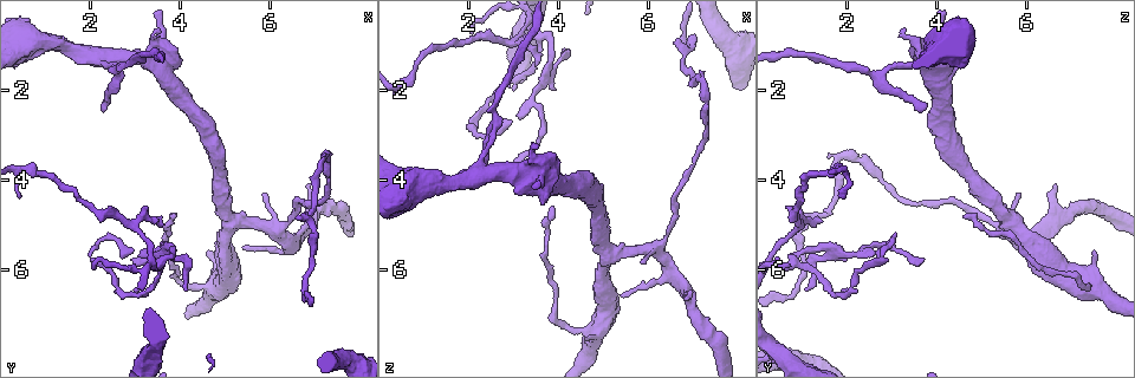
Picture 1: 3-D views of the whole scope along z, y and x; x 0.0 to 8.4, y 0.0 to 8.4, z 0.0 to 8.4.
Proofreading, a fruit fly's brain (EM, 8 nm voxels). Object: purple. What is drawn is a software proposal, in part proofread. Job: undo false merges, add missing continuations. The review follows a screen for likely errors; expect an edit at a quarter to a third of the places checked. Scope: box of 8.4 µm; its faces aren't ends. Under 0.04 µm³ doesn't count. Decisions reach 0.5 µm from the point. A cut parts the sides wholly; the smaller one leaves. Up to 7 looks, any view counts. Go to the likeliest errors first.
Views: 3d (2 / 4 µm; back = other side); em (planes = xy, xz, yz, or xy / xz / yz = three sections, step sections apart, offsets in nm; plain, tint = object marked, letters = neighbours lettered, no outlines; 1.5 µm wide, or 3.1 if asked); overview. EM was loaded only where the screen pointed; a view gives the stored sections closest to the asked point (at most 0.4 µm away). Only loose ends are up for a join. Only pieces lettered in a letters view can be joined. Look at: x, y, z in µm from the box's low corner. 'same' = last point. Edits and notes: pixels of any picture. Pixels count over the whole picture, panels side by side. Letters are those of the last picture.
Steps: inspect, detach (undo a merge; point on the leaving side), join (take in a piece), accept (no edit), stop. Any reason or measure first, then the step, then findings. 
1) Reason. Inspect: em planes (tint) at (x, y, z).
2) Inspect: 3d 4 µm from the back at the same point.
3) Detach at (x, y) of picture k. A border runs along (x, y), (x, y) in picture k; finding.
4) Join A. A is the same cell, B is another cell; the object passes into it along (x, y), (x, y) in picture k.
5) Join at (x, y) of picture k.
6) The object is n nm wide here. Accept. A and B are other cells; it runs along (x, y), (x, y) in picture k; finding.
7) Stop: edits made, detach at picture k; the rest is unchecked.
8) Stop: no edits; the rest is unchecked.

Inspect: 3d 2 µm at (3.50, 0.60, 3.25).

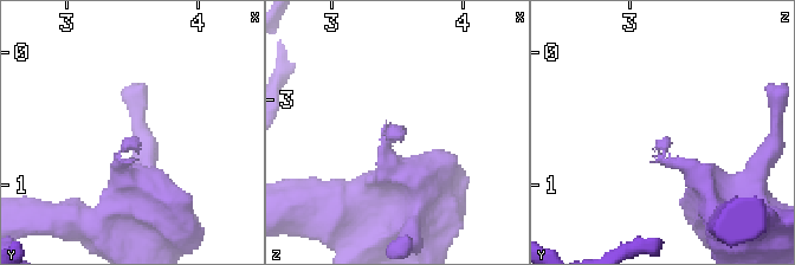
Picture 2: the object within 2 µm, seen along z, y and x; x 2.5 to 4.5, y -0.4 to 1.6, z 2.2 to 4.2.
Now the EM. Inspect: em yz step 4 (letters) at (3.54, 0.66, 3.30).

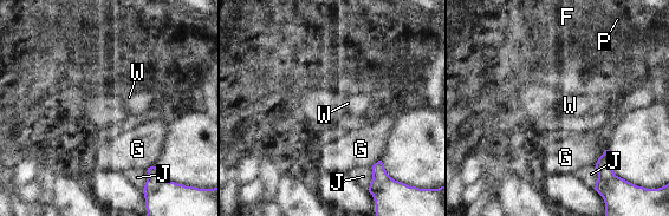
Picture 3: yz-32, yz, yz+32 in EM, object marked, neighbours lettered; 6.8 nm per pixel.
Cut it another way. Inspect: em planes (letters) at the same point.

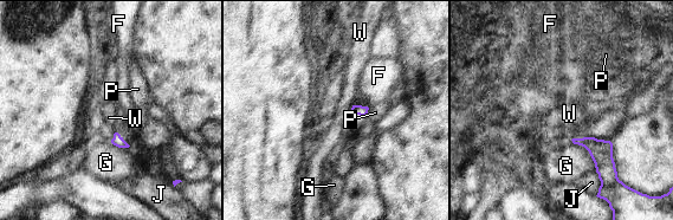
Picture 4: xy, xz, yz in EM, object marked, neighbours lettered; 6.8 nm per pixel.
Accept. F, G, J, P and W are other cells; a border runs along (369, 108), (366, 116) in picture 4; none of them fits.

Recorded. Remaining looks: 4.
Tapers out. Inspect: em yz step 8 (letters) at (3.50, 4.90, 1.45).

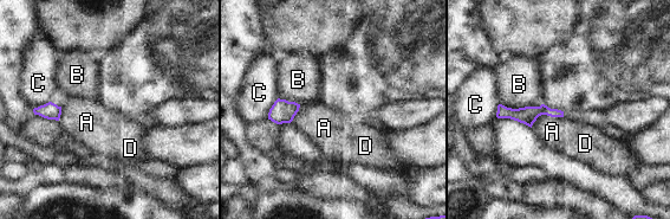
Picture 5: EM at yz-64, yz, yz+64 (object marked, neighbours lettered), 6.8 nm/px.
Accept. A, B, C and D are other cells; it runs along (500, 108), (512, 114), (560, 114) in picture 5; none of them fits.

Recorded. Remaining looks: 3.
Sharp bend. Inspect: 3d 4 µm from the back at (7.10, 3.55, 1.75).

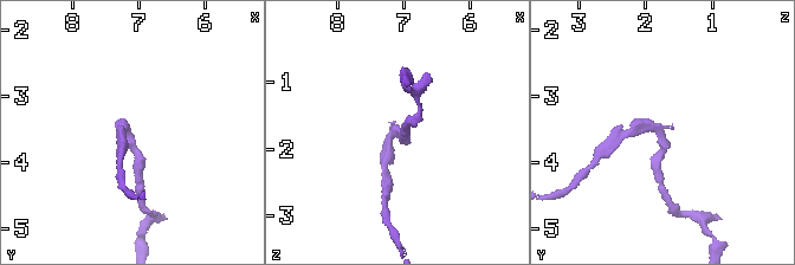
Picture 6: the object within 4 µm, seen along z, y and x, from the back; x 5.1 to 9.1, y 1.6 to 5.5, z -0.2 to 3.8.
Shape alone is not enough. Inspect: em xy step 4 (tint) at (7.15, 3.55, 1.75).

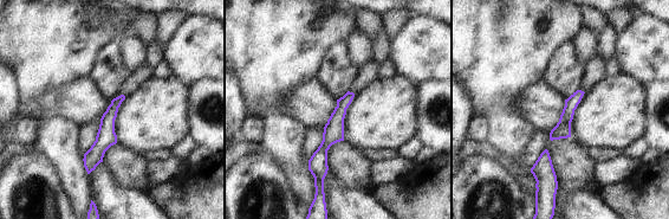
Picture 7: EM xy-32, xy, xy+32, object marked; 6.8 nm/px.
Inspect: em planes (letters) at the same point.

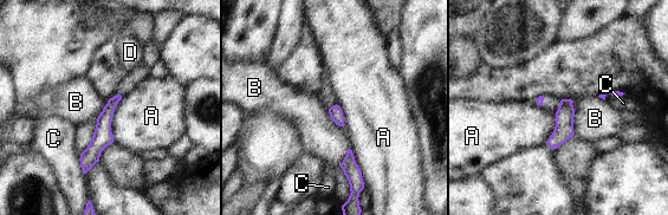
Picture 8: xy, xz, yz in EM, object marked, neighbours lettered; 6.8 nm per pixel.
Accept. A, B, C and D are other cells; a border runs along (571, 99), (574, 136) in picture 8; all the same cell.

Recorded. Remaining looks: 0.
Stop: no edits; the rest is unchecked.

